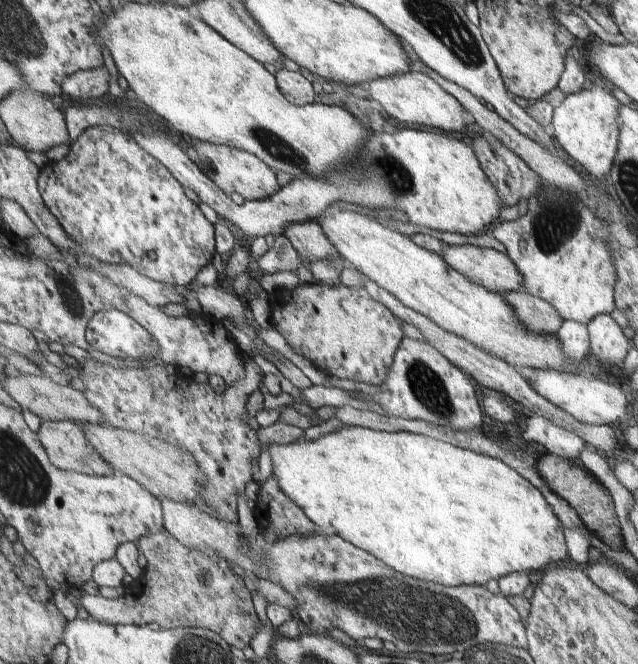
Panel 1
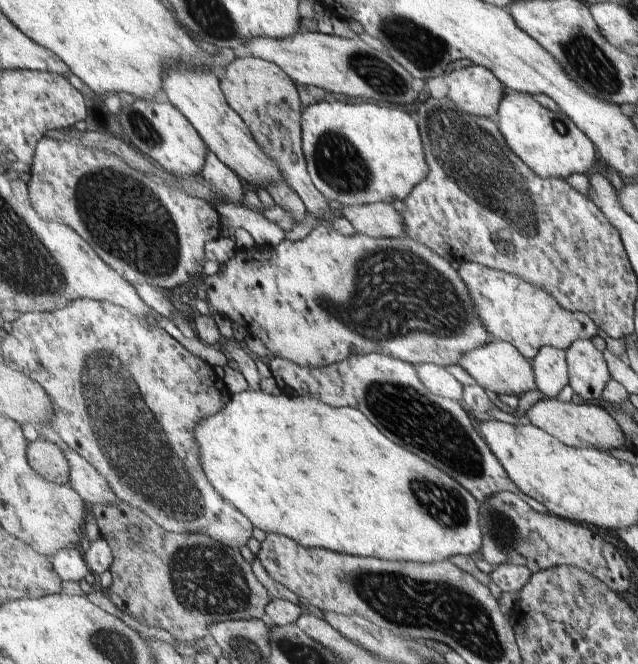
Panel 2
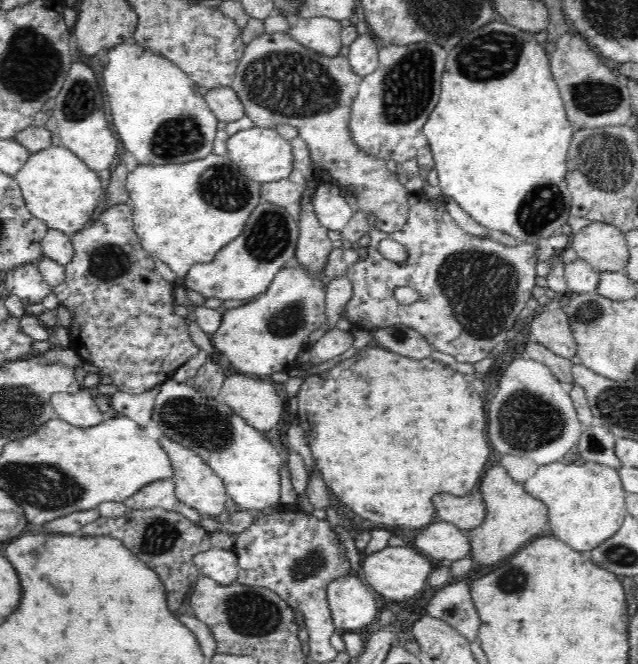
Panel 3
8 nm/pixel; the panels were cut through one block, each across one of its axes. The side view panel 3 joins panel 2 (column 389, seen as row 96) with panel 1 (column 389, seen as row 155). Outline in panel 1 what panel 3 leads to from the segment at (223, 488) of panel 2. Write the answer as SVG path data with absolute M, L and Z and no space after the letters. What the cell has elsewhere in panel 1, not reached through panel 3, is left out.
M349 425L348 428L341 428L341 430L335 430L335 432L328 433L320 438L315 438L315 440L307 440L304 435L301 437L300 441L296 443L291 443L290 445L275 444L268 448L273 460L273 473L277 476L277 480L281 480L281 490L285 492L285 496L289 496L295 504L299 504L301 508L305 510L305 514L317 524L320 532L323 534L329 534L331 536L341 536L341 538L352 542L359 548L365 549L367 552L375 555L379 560L385 561L391 568L394 568L397 572L404 573L407 576L415 576L416 579L422 579L425 581L437 582L439 585L444 585L445 587L456 587L459 585L483 585L487 584L489 580L501 580L505 576L512 575L513 572L526 572L532 574L532 576L537 576L542 573L543 570L554 567L555 565L560 565L561 562L570 557L569 546L567 538L565 538L565 526L561 522L561 518L555 514L555 510L551 508L551 504L545 500L544 494L541 494L541 490L536 486L533 486L527 478L521 476L517 470L511 468L508 464L505 464L502 460L493 458L492 456L487 456L486 454L481 454L477 451L467 449L466 447L459 447L453 444L449 444L448 441L443 441L441 438L427 436L425 434L417 434L413 432L385 432L378 431L375 429L365 428L362 426Z

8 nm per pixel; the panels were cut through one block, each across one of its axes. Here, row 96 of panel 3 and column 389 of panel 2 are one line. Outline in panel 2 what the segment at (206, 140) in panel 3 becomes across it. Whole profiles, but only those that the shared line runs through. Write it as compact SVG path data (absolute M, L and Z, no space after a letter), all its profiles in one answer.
M315 103L305 108L302 148L313 182L335 206L403 202L430 175L418 120L411 109L393 104Z

